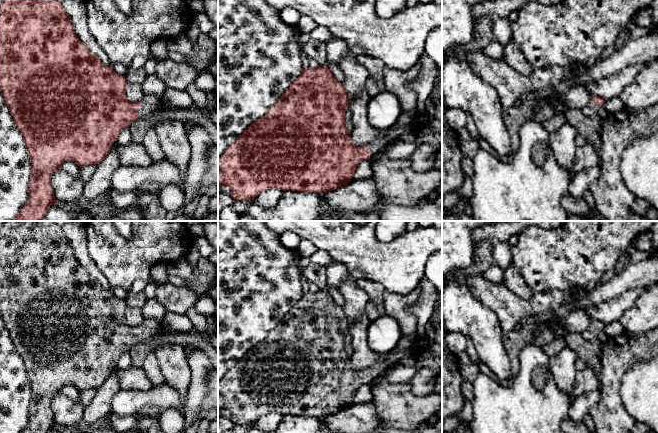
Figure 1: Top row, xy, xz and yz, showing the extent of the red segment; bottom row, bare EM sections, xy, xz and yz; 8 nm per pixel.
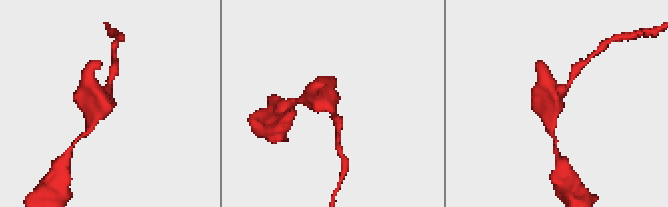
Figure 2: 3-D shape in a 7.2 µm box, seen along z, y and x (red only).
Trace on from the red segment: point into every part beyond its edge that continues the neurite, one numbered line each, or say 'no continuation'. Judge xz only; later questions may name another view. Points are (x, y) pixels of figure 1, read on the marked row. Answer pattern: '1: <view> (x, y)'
1: xz (420, 118)

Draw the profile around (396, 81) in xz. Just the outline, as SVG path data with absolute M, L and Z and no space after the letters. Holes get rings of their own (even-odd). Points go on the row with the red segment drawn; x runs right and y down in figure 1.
M419 62L407 71L394 70L387 67L383 70L386 91L398 98L403 111L411 111L417 108L417 95L408 87L408 84L417 79L419 72Z

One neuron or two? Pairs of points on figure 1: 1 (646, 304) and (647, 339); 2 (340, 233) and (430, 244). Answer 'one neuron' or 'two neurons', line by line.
1: two neurons
2: one neuron

